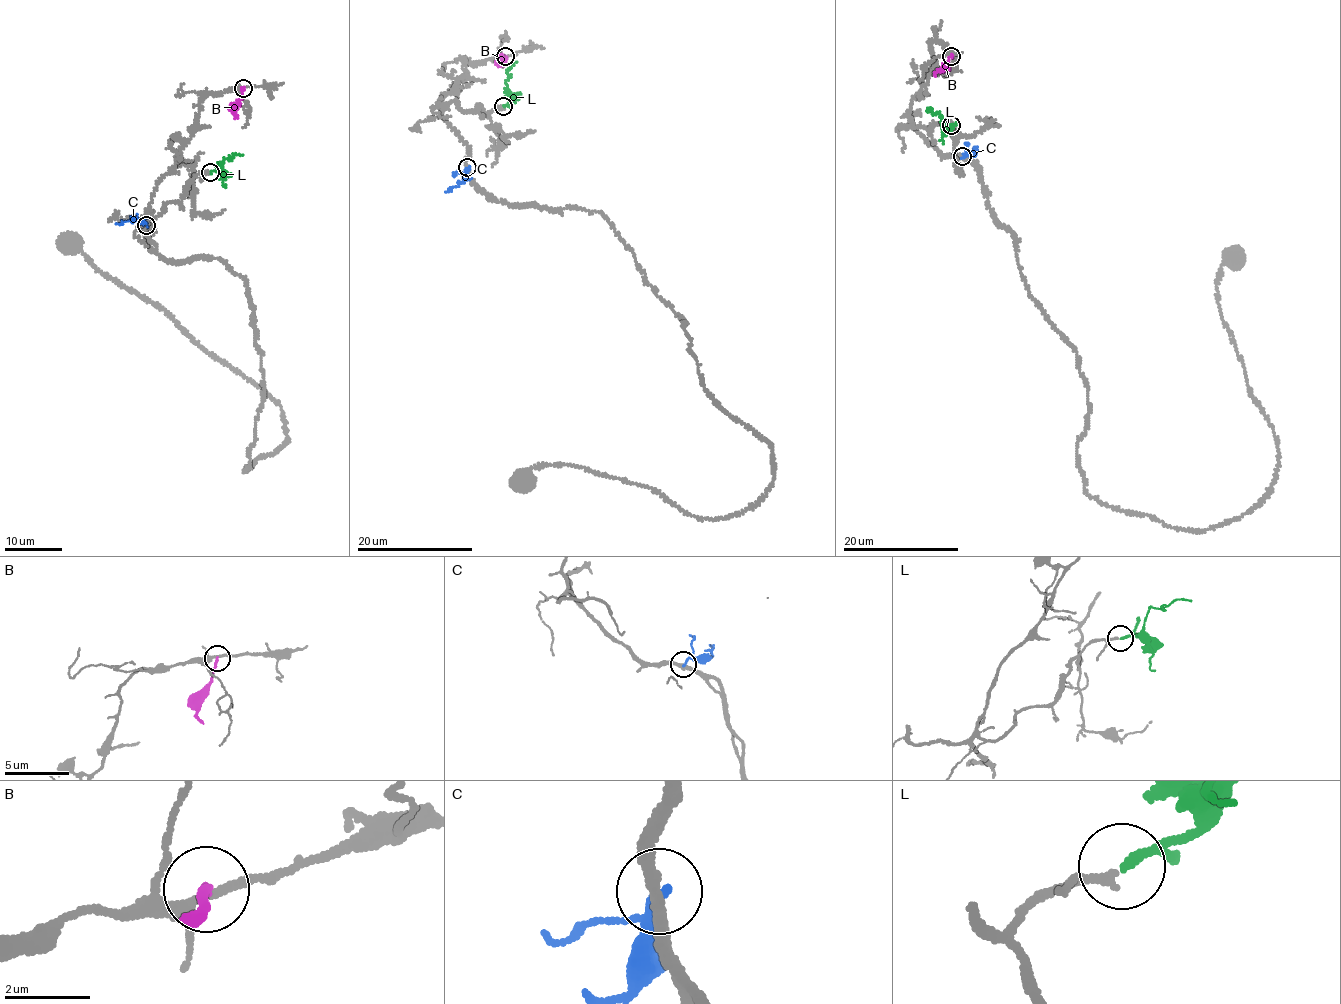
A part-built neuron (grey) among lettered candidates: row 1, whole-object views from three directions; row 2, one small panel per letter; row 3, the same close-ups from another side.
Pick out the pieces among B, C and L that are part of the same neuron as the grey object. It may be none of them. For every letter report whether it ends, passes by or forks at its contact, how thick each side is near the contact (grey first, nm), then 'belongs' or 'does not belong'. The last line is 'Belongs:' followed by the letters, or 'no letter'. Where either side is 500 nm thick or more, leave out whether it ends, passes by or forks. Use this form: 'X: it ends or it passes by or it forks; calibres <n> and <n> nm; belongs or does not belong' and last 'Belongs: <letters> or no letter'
B: it ends; calibres 240 and 200 nm; does not belong
C: it passes by; calibres 280 and 150 nm; does not belong
L: it ends; calibres 140 and 200 nm; belongs
Belongs: L

